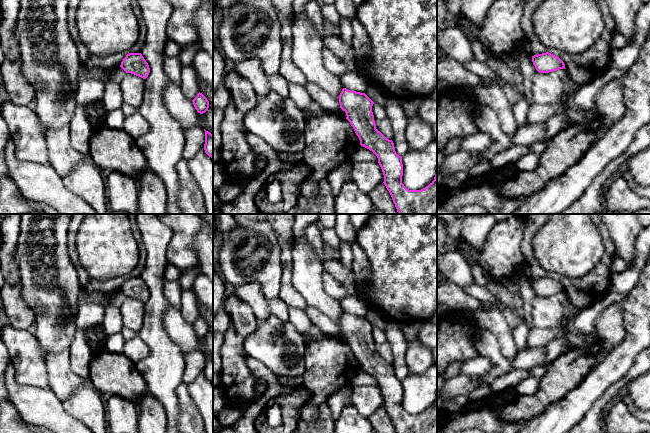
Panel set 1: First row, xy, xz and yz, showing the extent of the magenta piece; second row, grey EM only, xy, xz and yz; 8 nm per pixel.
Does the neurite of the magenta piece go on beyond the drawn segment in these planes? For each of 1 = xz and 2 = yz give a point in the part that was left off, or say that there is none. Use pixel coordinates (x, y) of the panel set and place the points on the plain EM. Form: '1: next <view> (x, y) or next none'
1: next none
2: next none

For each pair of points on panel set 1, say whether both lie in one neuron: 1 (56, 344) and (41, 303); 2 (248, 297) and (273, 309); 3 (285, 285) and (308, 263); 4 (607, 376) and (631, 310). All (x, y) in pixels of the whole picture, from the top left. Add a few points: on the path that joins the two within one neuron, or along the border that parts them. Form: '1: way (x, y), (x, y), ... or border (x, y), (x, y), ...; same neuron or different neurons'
1: way (55, 334), (55, 317), (51, 313); same neuron
2: way (254, 299), (263, 308), (267, 308); same neuron
3: border (291, 255), (291, 284), (304, 299); different neurons
4: way (620, 360), (632, 345), (632, 326); same neuron

